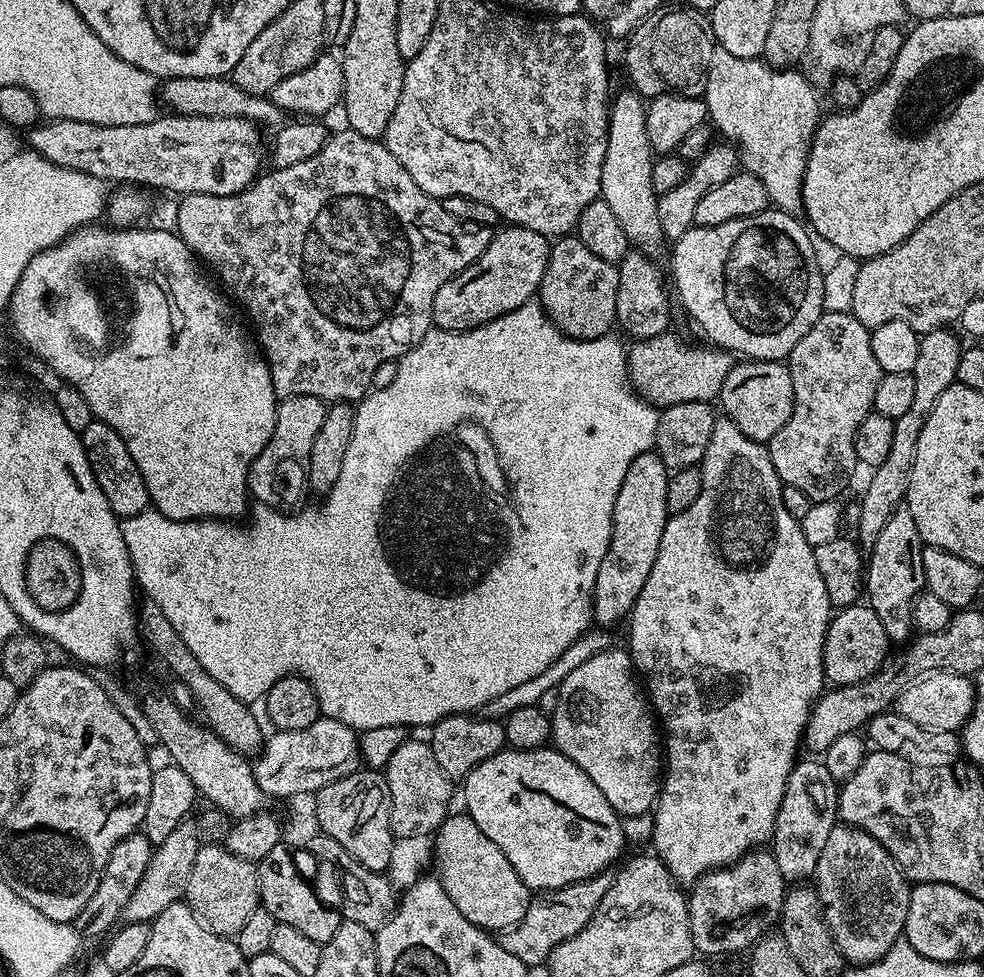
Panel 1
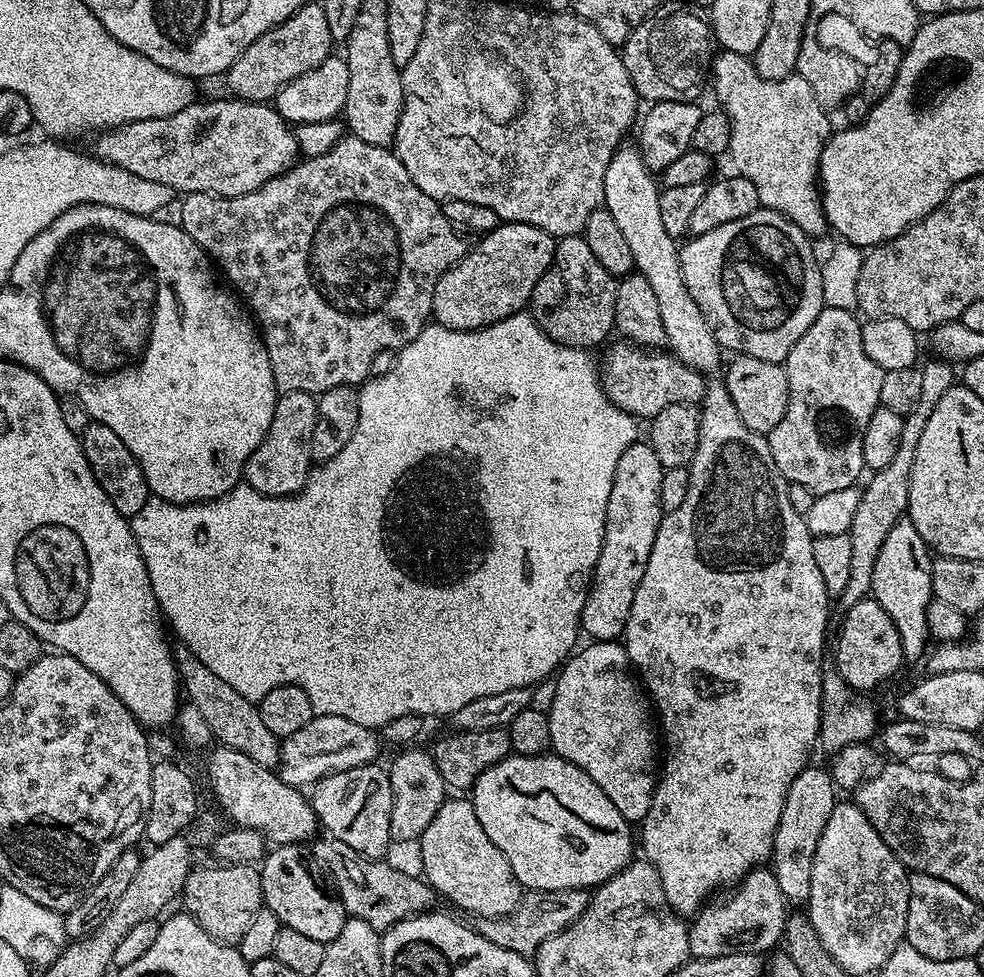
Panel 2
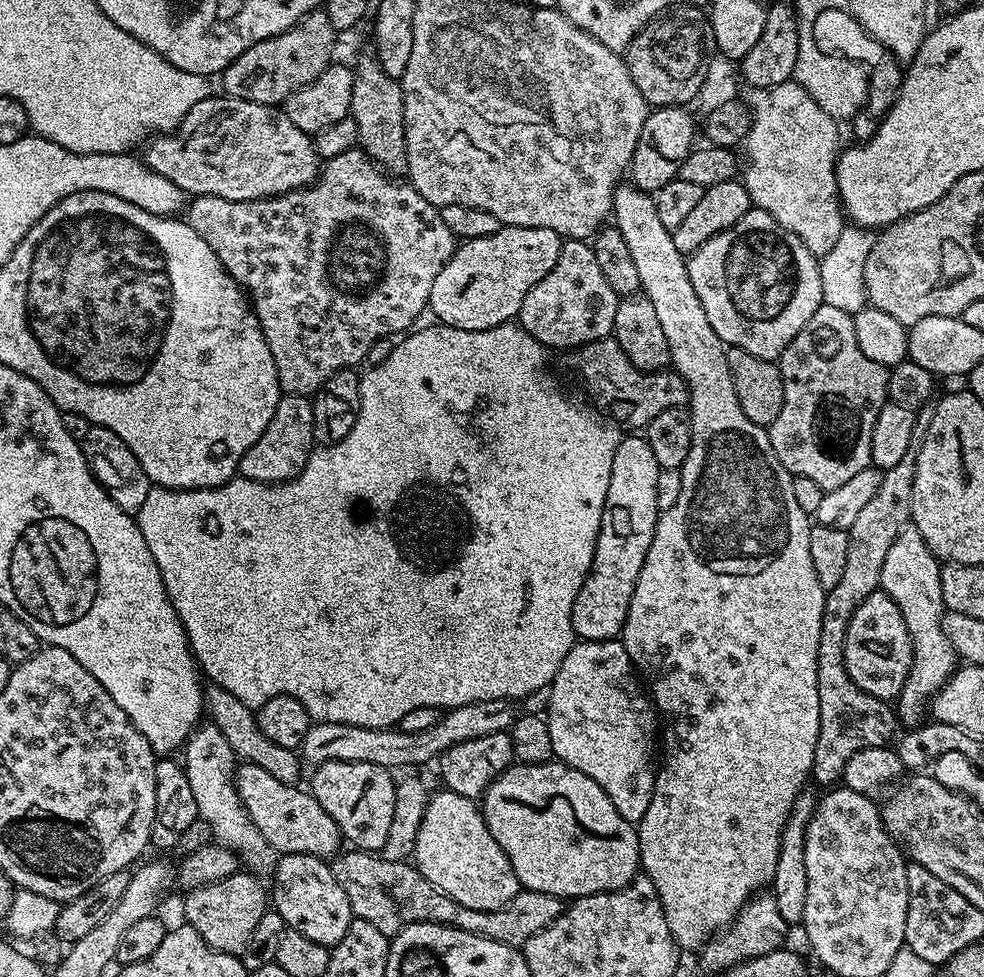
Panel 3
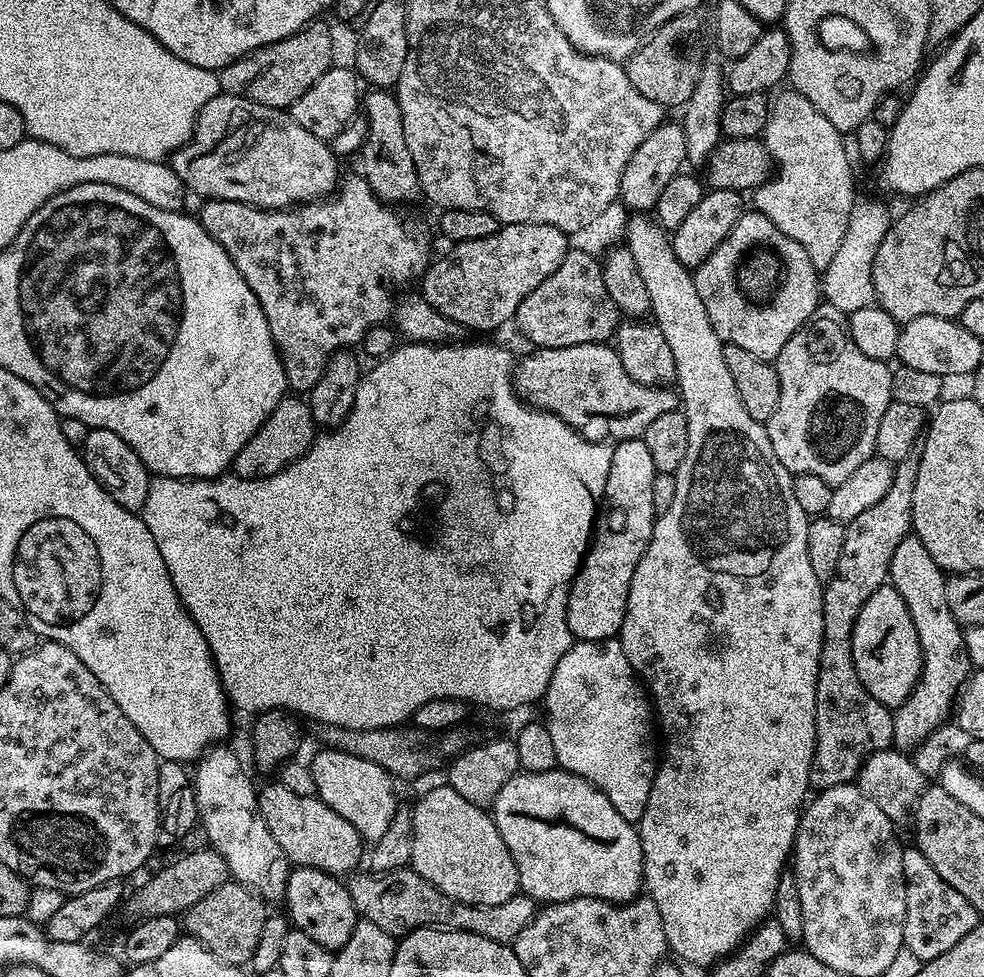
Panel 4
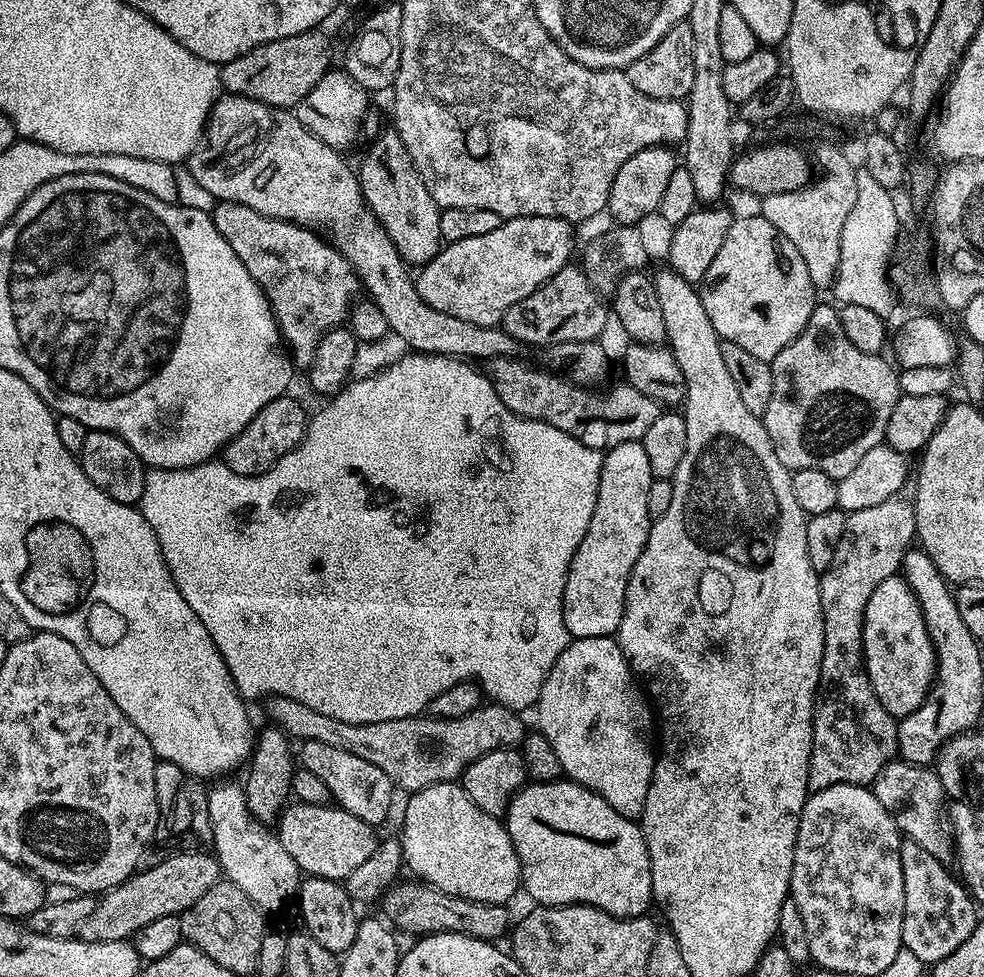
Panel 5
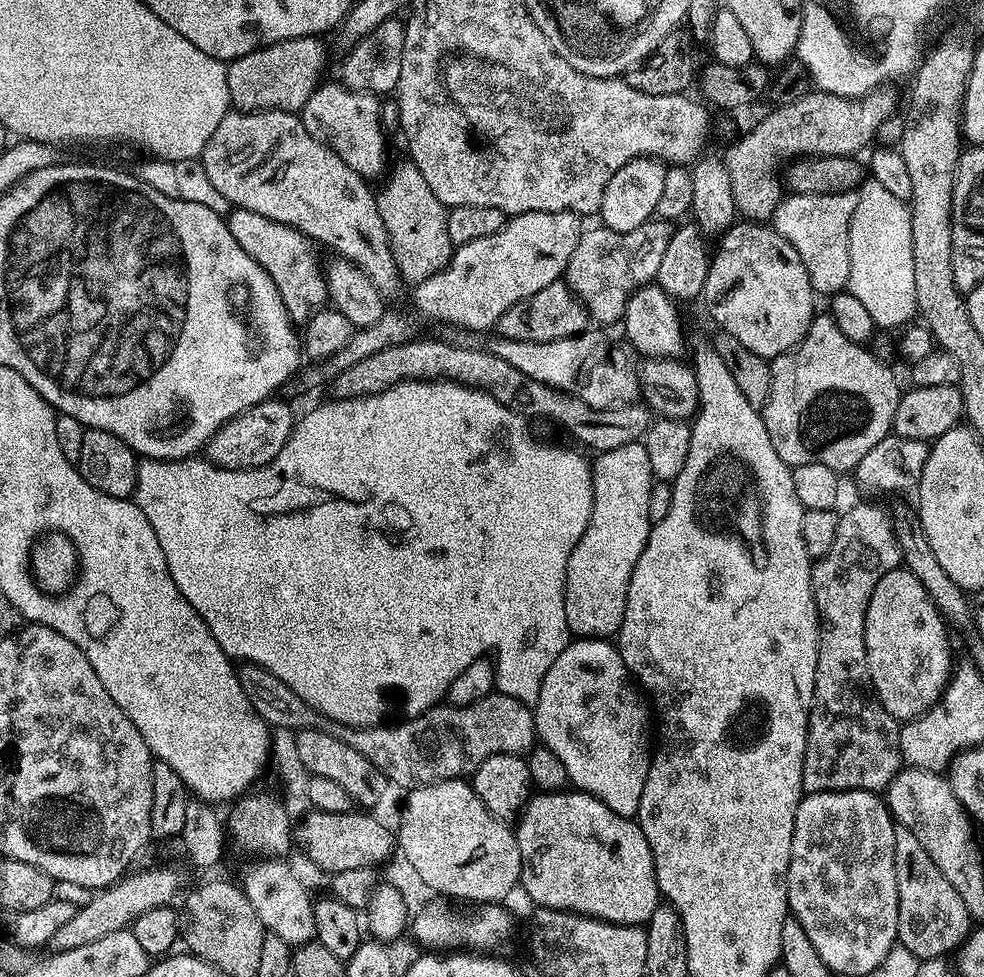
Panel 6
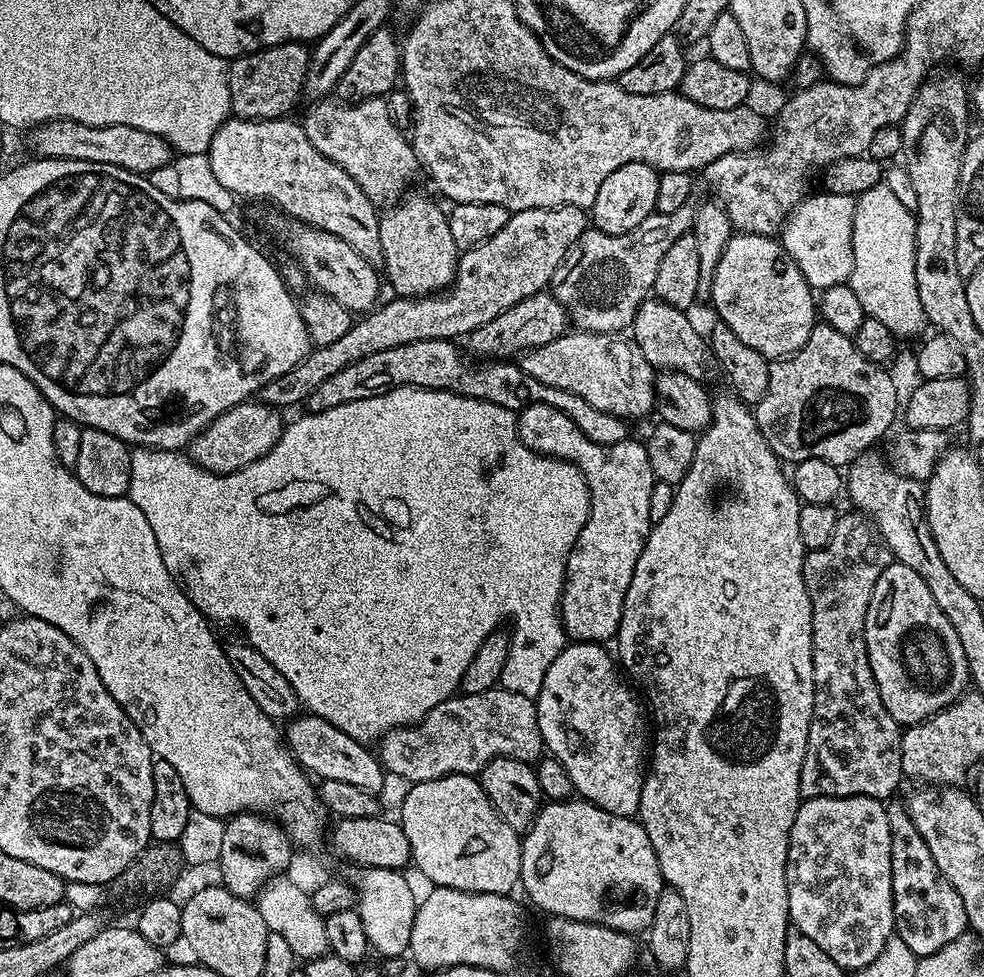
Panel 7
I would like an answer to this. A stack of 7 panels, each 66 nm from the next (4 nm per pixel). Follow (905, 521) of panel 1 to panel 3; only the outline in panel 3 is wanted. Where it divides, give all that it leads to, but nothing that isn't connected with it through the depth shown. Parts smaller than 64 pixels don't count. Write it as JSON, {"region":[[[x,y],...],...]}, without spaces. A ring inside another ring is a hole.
{"region":[[[911,526],[903,528],[898,538],[894,538],[894,546],[890,546],[882,565],[879,591],[885,592],[894,600],[894,606],[898,606],[912,643],[912,665],[894,704],[896,719],[905,729],[925,723],[926,709],[932,697],[958,667],[954,646],[950,646],[950,638],[946,638],[942,630],[946,609],[942,598],[941,567],[941,561],[936,559],[930,546],[926,546],[922,534]]]}

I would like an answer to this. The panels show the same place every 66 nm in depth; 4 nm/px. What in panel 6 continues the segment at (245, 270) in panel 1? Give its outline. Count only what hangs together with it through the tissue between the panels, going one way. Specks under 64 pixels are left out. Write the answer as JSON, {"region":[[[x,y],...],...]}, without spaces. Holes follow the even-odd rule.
{"region":[[[233,207],[226,219],[230,234],[238,238],[238,246],[270,274],[274,286],[278,286],[278,294],[282,294],[282,302],[286,306],[288,316],[294,322],[307,322],[316,312],[323,312],[329,303],[328,282],[325,276],[325,265],[316,257],[317,245],[297,228],[286,226],[282,222],[274,222],[262,214],[254,214],[254,210]]]}

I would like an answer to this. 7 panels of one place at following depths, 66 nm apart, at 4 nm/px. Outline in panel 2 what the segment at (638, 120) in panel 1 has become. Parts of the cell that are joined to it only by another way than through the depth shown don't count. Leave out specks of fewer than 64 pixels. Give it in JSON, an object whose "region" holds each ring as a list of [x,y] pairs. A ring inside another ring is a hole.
{"region":[[[620,147],[610,158],[610,166],[606,166],[602,207],[610,210],[614,223],[618,225],[630,245],[636,263],[635,271],[646,278],[646,282],[650,282],[654,289],[662,313],[662,326],[666,326],[667,347],[672,355],[677,356],[682,363],[696,372],[719,373],[722,368],[720,343],[716,341],[716,336],[706,322],[698,302],[694,302],[694,298],[690,298],[690,290],[686,290],[677,237],[666,234],[666,226],[660,217],[658,202],[662,191],[661,185],[646,166],[639,147],[628,147]]]}

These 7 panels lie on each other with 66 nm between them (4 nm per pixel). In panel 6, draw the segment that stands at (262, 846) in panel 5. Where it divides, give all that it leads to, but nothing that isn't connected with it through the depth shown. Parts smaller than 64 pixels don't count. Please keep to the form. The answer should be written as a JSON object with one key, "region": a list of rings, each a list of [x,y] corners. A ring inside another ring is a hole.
{"region":[[[277,857],[253,861],[244,880],[242,879],[242,887],[265,931],[277,934],[278,938],[297,948],[301,944],[311,943],[316,937],[316,919],[313,912],[315,901],[288,862]]]}

